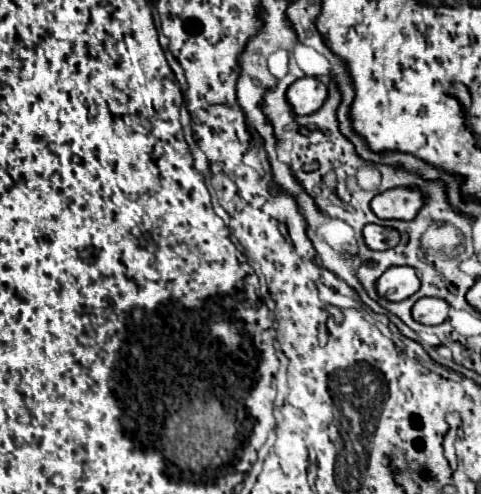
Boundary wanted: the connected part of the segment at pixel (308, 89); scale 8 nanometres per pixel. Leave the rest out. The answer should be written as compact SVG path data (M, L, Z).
M301 78L287 88L285 96L293 108L293 114L307 116L323 106L327 98L327 86L317 78Z

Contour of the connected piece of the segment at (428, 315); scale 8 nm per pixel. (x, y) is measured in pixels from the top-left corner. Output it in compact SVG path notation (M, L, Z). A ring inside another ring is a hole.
M421 298L415 302L411 310L413 320L425 326L435 326L435 324L445 322L447 314L449 314L449 304L441 298Z

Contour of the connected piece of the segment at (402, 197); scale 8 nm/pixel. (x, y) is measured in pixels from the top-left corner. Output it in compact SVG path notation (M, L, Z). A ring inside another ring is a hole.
M393 188L371 200L371 210L381 220L413 220L423 204L423 196L415 188Z

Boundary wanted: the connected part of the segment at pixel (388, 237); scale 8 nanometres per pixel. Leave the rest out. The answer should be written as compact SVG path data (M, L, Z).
M367 224L363 228L363 240L371 250L389 250L399 244L399 232L377 224Z

